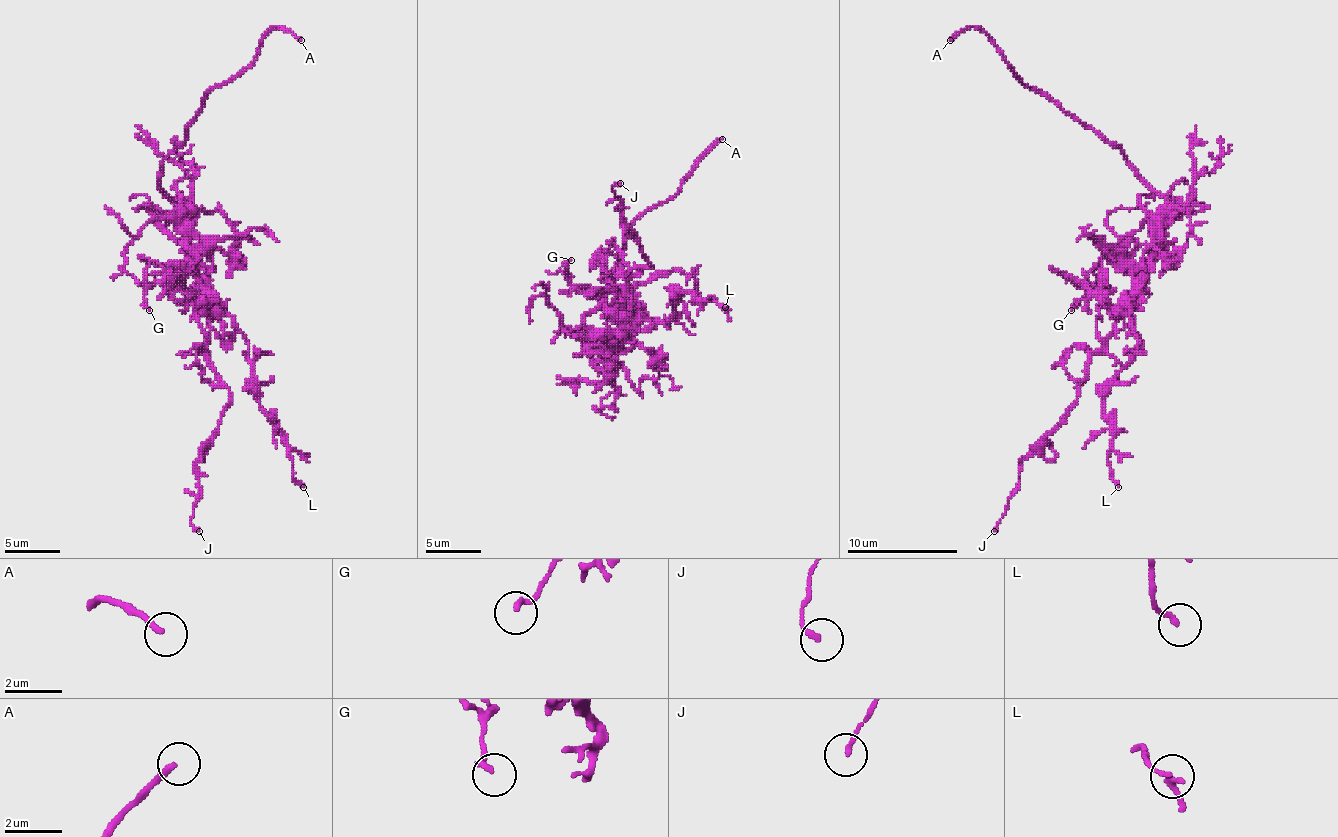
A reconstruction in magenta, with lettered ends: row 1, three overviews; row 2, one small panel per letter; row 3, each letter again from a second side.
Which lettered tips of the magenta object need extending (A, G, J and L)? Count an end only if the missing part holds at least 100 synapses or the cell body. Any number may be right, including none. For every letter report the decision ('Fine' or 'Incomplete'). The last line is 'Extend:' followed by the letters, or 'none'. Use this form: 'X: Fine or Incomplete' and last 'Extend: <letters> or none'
A: Incomplete
G: Fine
J: Fine
L: Fine
Extend: A

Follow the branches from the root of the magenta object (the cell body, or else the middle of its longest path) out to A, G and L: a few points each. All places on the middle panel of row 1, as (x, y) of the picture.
A: (609, 354), (601, 362), (593, 359), (582, 340), (582, 321), (606, 293), (631, 224), (667, 202), (722, 139)
G: (609, 354), (626, 337), (629, 304), (612, 290), (576, 287), (565, 274), (565, 265), (571, 260)
L: (609, 354), (634, 323), (656, 318), (667, 326), (673, 301), (681, 293), (700, 301), (711, 296), (725, 307)

